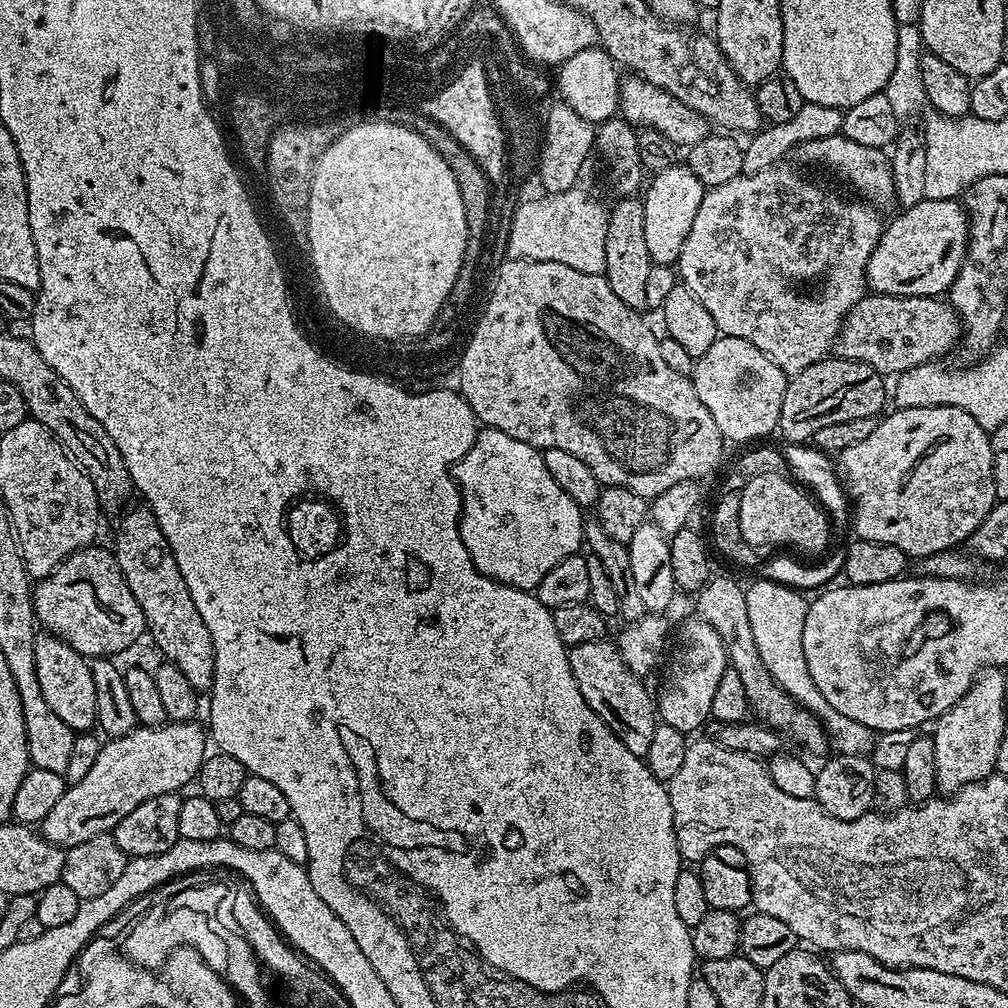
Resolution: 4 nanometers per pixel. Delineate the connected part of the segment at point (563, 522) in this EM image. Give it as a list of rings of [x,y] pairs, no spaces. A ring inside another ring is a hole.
[[[484,428],[477,431],[474,446],[470,446],[470,450],[466,450],[463,458],[455,464],[454,475],[456,484],[460,488],[460,537],[474,566],[483,576],[489,576],[491,580],[497,580],[503,584],[510,584],[514,588],[520,588],[523,592],[532,592],[538,586],[538,582],[542,582],[542,578],[546,578],[546,574],[550,574],[550,570],[554,570],[554,566],[558,566],[558,562],[562,562],[562,558],[577,555],[581,551],[582,545],[585,543],[585,513],[580,505],[574,502],[574,498],[570,498],[570,494],[566,494],[562,490],[562,486],[558,486],[558,482],[554,482],[554,478],[550,478],[550,470],[546,470],[544,453],[541,449],[526,442],[518,442],[518,438],[510,438],[510,434],[502,434],[502,430],[497,428]]]

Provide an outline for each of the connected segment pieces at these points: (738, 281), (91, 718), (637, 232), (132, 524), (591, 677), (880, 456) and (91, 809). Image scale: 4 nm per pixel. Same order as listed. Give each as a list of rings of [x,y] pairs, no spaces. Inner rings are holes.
[[[777,162],[771,164],[766,170],[758,170],[754,174],[742,174],[738,178],[734,178],[730,182],[722,182],[722,186],[714,186],[707,189],[702,198],[702,206],[698,206],[698,214],[694,214],[694,223],[690,225],[690,234],[686,234],[686,242],[682,242],[682,254],[678,261],[678,280],[683,287],[690,290],[690,294],[694,294],[694,298],[698,298],[698,302],[702,302],[702,306],[706,306],[706,310],[710,310],[710,318],[714,318],[714,326],[717,333],[722,336],[733,336],[734,338],[742,338],[746,342],[750,342],[750,346],[758,346],[758,350],[762,350],[762,354],[766,354],[766,358],[770,358],[784,371],[785,376],[791,378],[797,376],[802,370],[806,370],[806,366],[810,366],[814,362],[825,359],[833,351],[836,343],[836,336],[840,333],[840,327],[844,324],[844,319],[849,310],[855,306],[866,294],[866,281],[868,279],[868,263],[874,254],[874,250],[880,241],[880,234],[884,231],[886,224],[875,207],[871,203],[865,202],[863,199],[856,198],[856,201],[847,200],[844,196],[839,196],[836,192],[827,192],[824,188],[819,188],[816,184],[811,184],[802,173],[796,168],[791,168],[785,162]]]
[[[40,634],[34,646],[34,666],[38,666],[38,686],[42,686],[42,698],[50,710],[70,726],[74,733],[91,732],[96,728],[98,694],[94,694],[94,678],[91,663],[74,646],[51,634]]]
[[[620,198],[613,208],[607,209],[606,270],[604,277],[610,282],[610,290],[626,302],[626,306],[640,310],[646,302],[646,278],[652,269],[650,250],[646,250],[646,214],[640,198]]]
[[[129,507],[119,517],[121,520],[116,528],[114,545],[116,561],[126,578],[126,586],[130,586],[130,594],[134,594],[134,598],[138,598],[138,606],[142,606],[147,635],[152,635],[157,650],[164,655],[161,657],[167,663],[178,666],[198,694],[207,693],[214,682],[216,657],[210,630],[206,630],[206,622],[202,622],[202,614],[198,614],[198,606],[194,606],[194,598],[190,598],[190,590],[186,590],[178,562],[174,562],[174,554],[152,509],[139,507]]]
[[[605,638],[573,644],[568,648],[568,661],[574,682],[578,690],[582,690],[582,698],[586,698],[590,710],[606,722],[608,729],[619,738],[622,746],[626,746],[626,750],[630,750],[630,754],[644,757],[646,750],[650,750],[650,741],[658,723],[654,696],[648,693],[645,681],[630,671],[626,662],[622,662],[615,643]]]
[[[954,406],[890,412],[877,419],[874,430],[862,442],[838,453],[842,483],[854,509],[855,535],[898,546],[910,558],[963,545],[997,501],[990,433],[966,410]]]
[[[165,722],[155,728],[138,726],[130,734],[117,736],[101,743],[98,762],[90,769],[90,774],[82,778],[82,782],[68,784],[62,799],[54,805],[54,810],[46,814],[46,818],[38,825],[38,831],[44,839],[57,844],[65,850],[78,846],[78,842],[87,842],[90,838],[98,838],[103,832],[111,833],[134,810],[142,806],[150,798],[158,798],[158,794],[180,792],[188,783],[195,781],[200,774],[200,767],[206,755],[206,732],[196,722]]]

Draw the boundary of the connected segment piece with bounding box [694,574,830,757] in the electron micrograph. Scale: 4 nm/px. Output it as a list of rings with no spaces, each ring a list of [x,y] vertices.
[[[713,575],[706,587],[695,593],[696,608],[699,619],[705,620],[714,630],[718,630],[718,638],[722,638],[724,655],[727,663],[738,670],[742,677],[748,707],[754,713],[755,719],[768,725],[782,737],[793,740],[800,748],[805,748],[812,756],[823,757],[824,751],[830,748],[830,739],[825,728],[810,710],[803,708],[793,697],[775,683],[754,644],[753,631],[750,630],[749,611],[746,608],[745,585],[731,580],[728,576]]]

